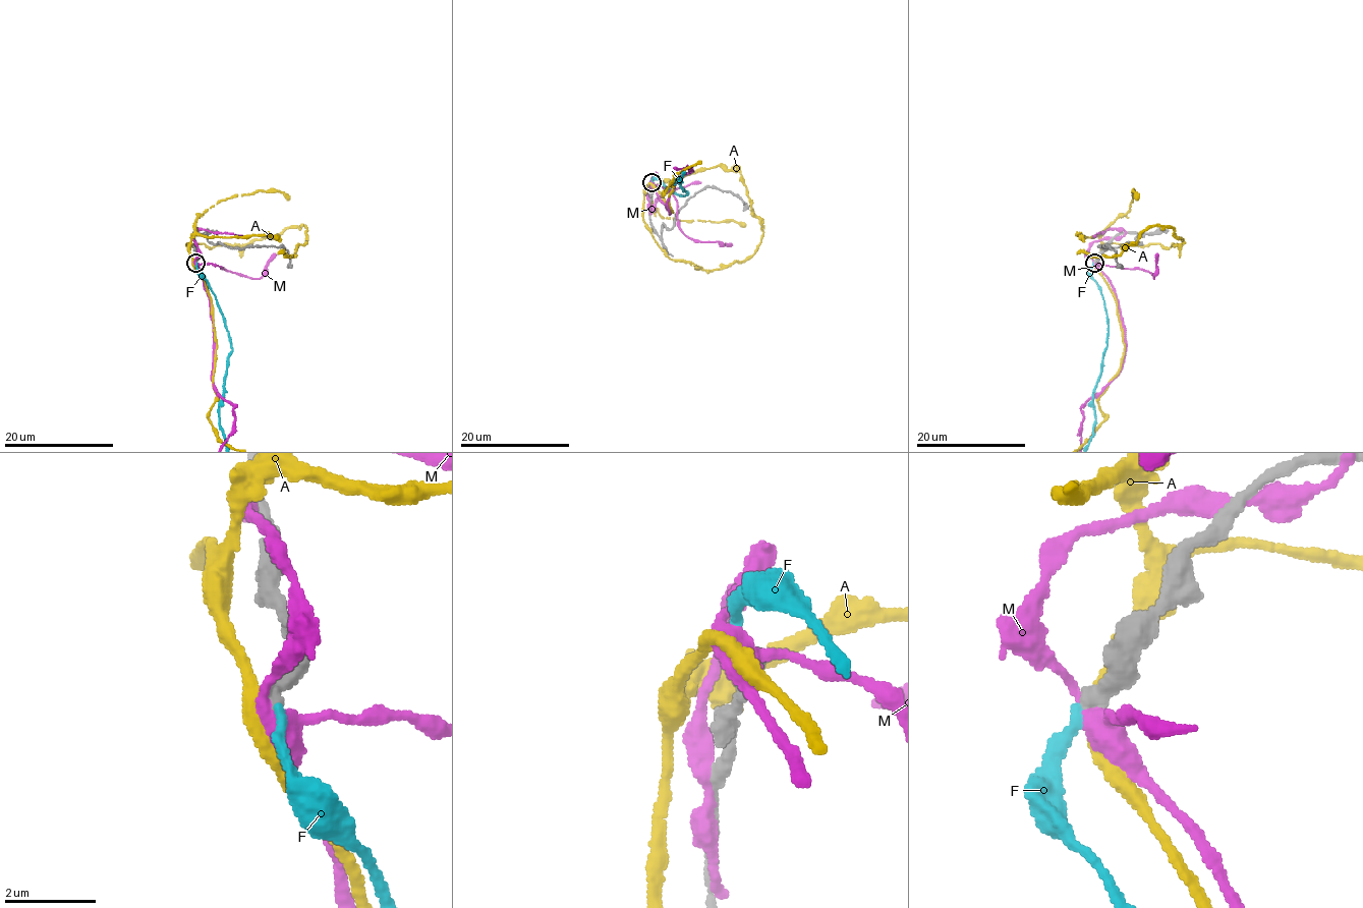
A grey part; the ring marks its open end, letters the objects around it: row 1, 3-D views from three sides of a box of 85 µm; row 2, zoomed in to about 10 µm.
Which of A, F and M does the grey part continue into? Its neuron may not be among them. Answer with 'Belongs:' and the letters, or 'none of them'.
Belongs: F

